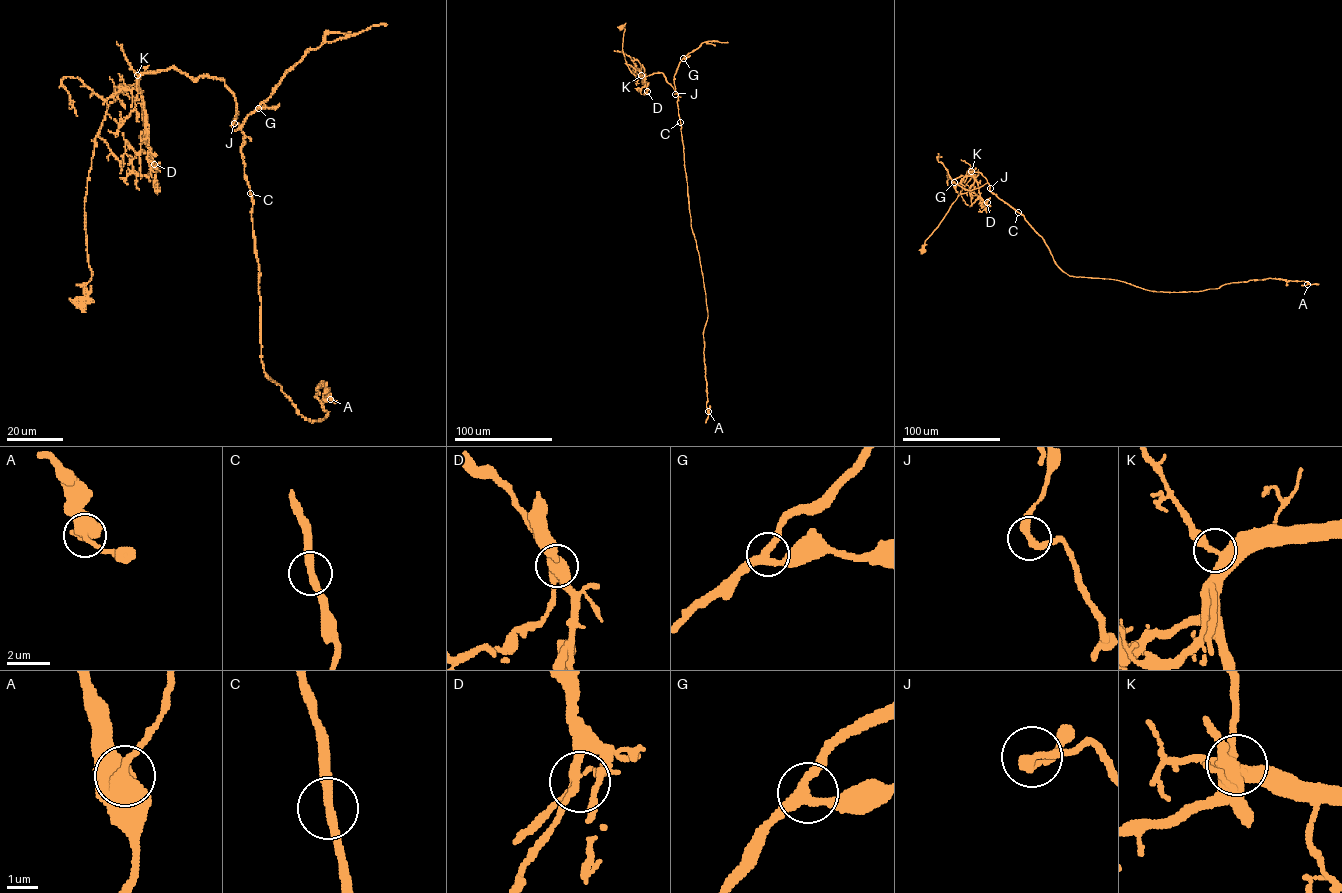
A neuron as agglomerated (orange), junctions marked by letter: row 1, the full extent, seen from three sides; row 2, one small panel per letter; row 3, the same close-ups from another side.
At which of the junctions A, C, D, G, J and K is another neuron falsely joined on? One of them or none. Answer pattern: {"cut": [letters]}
{"cut": []}

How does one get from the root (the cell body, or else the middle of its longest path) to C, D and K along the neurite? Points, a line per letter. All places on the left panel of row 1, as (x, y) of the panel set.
C: (80, 302), (95, 137), (142, 75), (224, 81), (250, 192)
D: (80, 302), (82, 285), (92, 276), (85, 197), (95, 137), (107, 107), (133, 84), (142, 99), (154, 164)
K: (80, 302), (82, 285), (92, 276), (85, 197), (95, 137), (107, 107), (136, 82), (137, 75)

